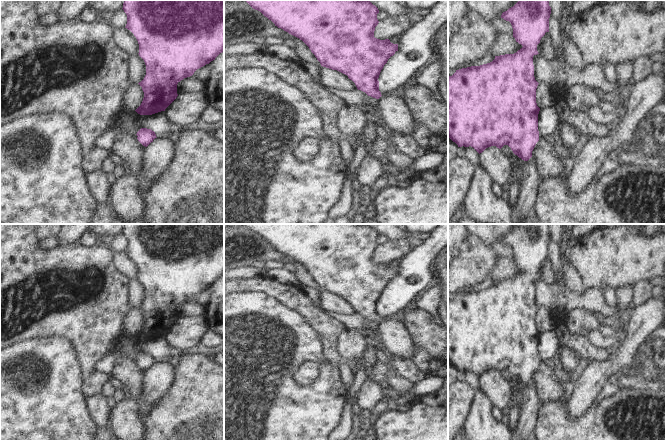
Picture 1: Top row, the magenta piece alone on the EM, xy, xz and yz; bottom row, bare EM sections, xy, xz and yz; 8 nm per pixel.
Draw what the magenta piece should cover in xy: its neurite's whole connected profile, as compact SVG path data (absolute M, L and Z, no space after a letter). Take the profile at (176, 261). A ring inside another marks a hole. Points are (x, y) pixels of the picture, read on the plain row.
M125 224L123 227L124 236L127 239L126 251L136 261L139 268L139 280L146 289L146 299L138 308L142 311L144 322L141 329L135 334L140 339L152 339L165 333L177 322L177 308L184 302L190 301L194 296L209 288L224 275L224 224Z

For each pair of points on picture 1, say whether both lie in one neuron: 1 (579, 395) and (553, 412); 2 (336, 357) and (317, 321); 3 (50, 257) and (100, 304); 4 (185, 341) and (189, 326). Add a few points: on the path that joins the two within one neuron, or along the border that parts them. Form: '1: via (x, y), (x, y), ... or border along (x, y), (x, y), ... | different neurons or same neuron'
1: border along (562, 402), (564, 413), (571, 420), (586, 412) | different neurons
2: via (331, 348), (330, 334), (326, 330) | same neuron
3: via (72, 264), (94, 264), (105, 272), (106, 282) | same neuron
4: via (185, 337), (188, 330) | same neuron

